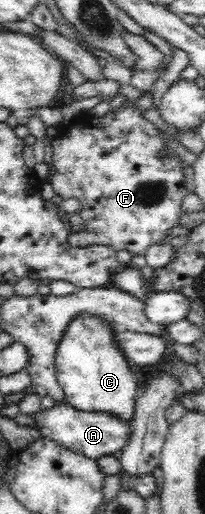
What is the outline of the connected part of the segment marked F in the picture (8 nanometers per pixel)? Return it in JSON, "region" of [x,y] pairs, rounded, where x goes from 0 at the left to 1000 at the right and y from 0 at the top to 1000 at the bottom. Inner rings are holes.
{"region":[[[615,191],[585,208],[532,210],[502,226],[429,220],[376,226],[249,270],[244,284],[273,331],[244,356],[268,379],[307,389],[366,385],[395,395],[380,414],[405,426],[405,449],[341,455],[346,479],[512,479],[561,490],[620,486],[702,498],[722,479],[790,473],[815,447],[868,436],[883,393],[917,377],[878,307],[776,300],[805,276],[766,263],[766,247],[639,206],[634,193]]]}

